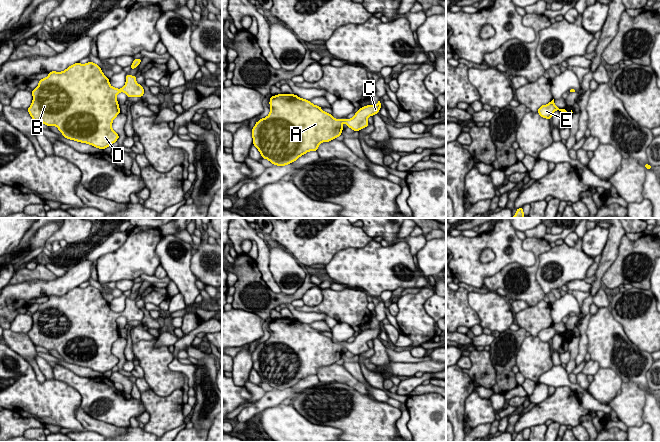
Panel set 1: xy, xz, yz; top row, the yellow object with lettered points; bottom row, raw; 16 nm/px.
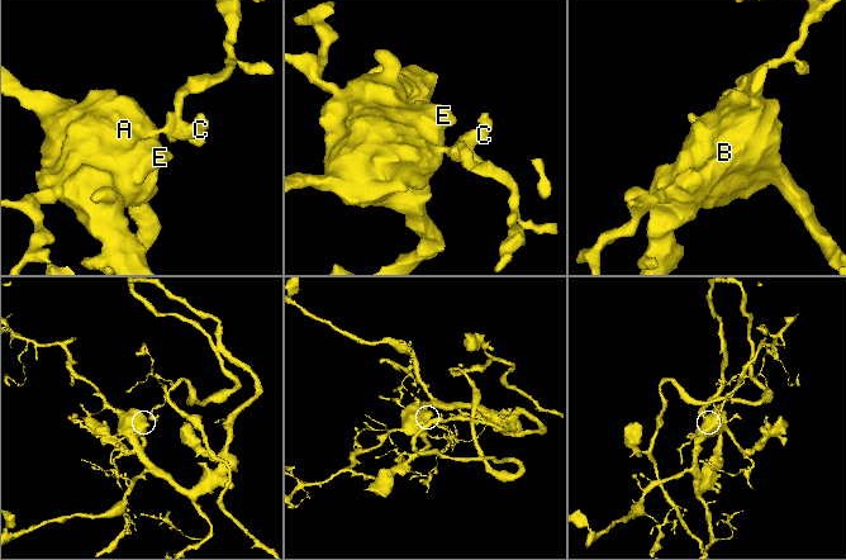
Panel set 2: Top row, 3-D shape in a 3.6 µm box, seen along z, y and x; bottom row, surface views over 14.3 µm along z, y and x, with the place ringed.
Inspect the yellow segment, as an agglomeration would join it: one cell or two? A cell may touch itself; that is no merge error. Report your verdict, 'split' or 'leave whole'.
leave whole

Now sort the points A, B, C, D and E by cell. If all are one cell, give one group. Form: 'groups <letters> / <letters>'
groups A B C D E

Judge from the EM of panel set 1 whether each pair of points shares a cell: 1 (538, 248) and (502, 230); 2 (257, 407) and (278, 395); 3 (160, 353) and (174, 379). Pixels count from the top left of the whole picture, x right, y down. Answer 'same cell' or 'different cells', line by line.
1: different cells
2: same cell
3: same cell

